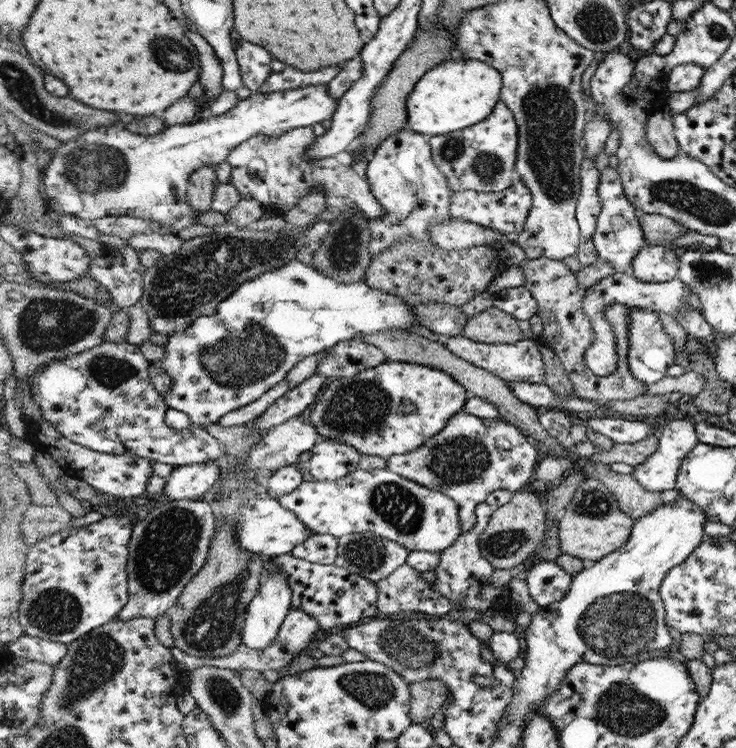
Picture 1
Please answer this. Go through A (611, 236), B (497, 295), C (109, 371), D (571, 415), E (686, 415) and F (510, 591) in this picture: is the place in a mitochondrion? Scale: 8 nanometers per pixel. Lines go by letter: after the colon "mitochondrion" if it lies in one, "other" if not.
A: other
B: other
C: mitochondrion
D: other
E: other
F: other

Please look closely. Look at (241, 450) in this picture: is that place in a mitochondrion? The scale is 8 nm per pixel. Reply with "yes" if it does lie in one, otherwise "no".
no

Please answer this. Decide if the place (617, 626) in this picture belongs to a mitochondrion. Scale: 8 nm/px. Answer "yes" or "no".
yes

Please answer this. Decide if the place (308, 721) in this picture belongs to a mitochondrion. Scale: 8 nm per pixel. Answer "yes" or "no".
no

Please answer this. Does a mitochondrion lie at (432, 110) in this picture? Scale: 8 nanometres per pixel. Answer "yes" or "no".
no

